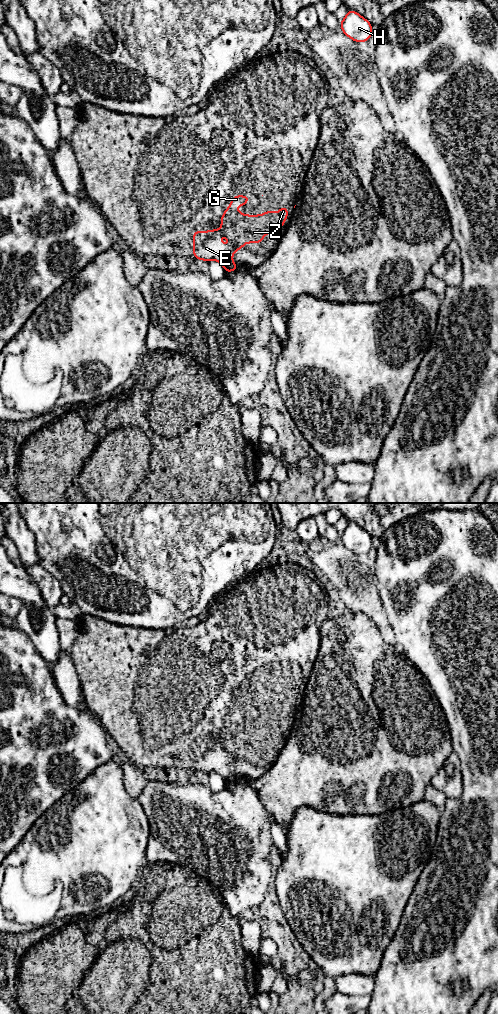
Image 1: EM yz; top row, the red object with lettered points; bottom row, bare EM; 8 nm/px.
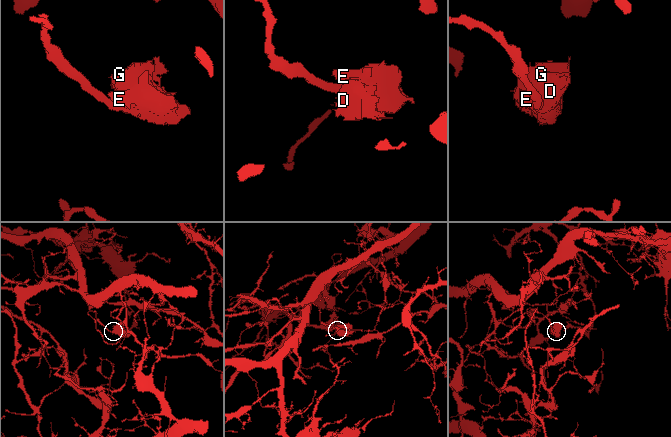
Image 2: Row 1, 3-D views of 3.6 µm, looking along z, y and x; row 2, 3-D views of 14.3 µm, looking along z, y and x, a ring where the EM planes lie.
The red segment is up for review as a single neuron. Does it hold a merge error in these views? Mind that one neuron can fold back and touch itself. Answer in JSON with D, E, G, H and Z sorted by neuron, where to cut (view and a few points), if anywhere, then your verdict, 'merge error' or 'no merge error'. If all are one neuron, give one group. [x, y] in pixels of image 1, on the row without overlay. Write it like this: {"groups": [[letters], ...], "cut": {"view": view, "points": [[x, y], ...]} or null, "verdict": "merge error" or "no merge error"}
{"groups": [["D", "E", "G", "Z"], ["H"]], "cut": {"view": "yz", "points": [[232, 773], [224, 779]]}, "verdict": "merge error"}

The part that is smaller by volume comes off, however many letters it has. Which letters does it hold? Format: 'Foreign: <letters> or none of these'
Foreign: D, E, G, Z

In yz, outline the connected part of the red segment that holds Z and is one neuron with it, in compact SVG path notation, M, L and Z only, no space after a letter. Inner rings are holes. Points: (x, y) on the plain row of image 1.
M235 707L230 713L230 718L222 725L221 741L213 741L211 743L194 743L193 744L193 769L209 774L211 772L218 773L223 779L233 774L232 766L243 760L245 755L262 755L263 748L268 747L270 743L279 743L285 736L286 729L289 726L289 721L280 718L279 725L275 726L271 720L268 724L261 727L245 727L236 723L236 718L243 719L250 712L250 708ZM225 746L229 752L228 757L225 759L221 756L221 747Z

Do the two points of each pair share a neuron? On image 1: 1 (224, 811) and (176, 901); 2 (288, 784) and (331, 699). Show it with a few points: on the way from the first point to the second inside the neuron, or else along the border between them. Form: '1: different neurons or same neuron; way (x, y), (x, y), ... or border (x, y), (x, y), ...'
1: different neurons; border (171, 863), (190, 868), (212, 884)
2: same neuron; way (309, 763), (325, 747), (325, 732), (331, 720)

